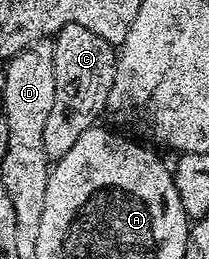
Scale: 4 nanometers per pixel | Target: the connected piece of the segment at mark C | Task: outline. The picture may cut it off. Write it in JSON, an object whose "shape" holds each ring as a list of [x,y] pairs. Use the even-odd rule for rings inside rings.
{"shape":[[[69,23],[61,27],[54,38],[55,50],[53,51],[53,63],[55,64],[55,94],[53,95],[53,107],[49,111],[49,119],[45,119],[45,151],[48,158],[58,159],[85,135],[98,121],[99,116],[104,116],[109,99],[109,91],[113,91],[113,79],[115,78],[115,62],[117,60],[116,46],[110,45],[97,31],[89,31],[81,23]]]}

